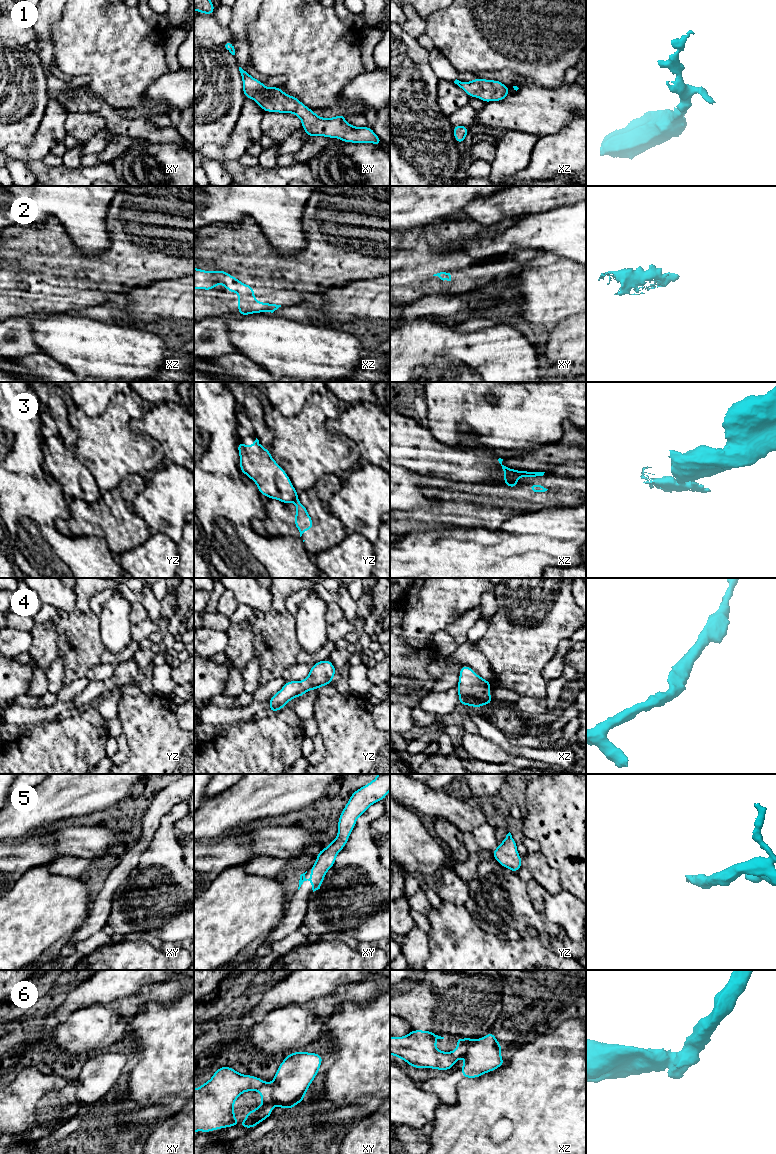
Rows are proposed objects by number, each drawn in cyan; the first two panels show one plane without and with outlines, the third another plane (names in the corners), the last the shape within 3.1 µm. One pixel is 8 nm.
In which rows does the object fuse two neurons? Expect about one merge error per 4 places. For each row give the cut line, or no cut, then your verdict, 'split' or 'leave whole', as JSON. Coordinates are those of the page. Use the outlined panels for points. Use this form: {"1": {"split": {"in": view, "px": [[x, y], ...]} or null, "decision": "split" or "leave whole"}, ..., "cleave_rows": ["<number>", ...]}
{"1": {"split": null, "decision": "leave whole"}, "2": {"split": null, "decision": "leave whole"}, "3": {"split": {"in": "yz", "px": [[297, 497], [293, 501]]}, "decision": "split"}, "4": {"split": null, "decision": "leave whole"}, "5": {"split": null, "decision": "leave whole"}, "6": {"split": {"in": "xy", "px": [[271, 1083], [272, 1100], [275, 1104]]}, "decision": "split"}, "cleave_rows": ["3", "6"]}

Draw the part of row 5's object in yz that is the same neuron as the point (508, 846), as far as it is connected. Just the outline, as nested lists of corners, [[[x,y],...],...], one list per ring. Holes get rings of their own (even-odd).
[[[510,832],[492,855],[501,866],[510,869],[513,873],[518,872],[522,866],[522,858],[517,852],[517,844]]]

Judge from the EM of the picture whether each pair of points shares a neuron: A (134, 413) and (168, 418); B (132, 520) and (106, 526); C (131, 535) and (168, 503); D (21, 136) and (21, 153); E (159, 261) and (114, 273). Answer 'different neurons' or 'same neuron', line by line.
A: different neurons
B: same neuron
C: different neurons
D: different neurons
E: same neuron

